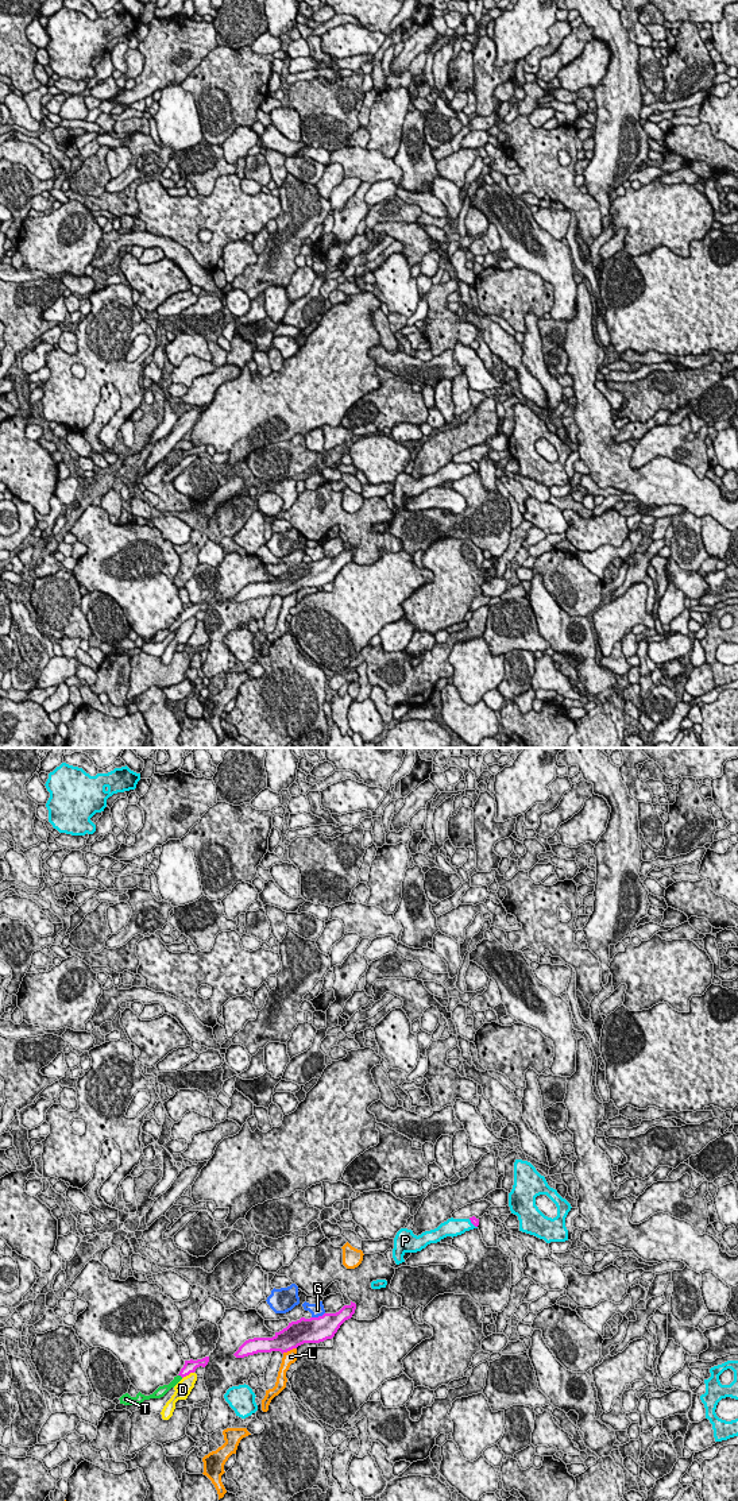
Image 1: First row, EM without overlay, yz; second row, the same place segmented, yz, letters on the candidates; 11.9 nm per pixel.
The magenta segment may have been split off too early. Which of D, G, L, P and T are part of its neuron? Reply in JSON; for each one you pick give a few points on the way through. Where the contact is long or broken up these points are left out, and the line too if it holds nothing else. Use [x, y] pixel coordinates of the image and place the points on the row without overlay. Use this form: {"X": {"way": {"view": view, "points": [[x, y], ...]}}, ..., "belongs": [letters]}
{"T": {"way": {"view": "yz", "points": [[189, 610], [181, 620], [165, 632]]}}, "belongs": ["T"]}

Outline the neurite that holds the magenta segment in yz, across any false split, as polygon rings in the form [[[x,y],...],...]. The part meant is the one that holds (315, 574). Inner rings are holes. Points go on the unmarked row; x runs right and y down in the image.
[[[351,545],[336,557],[324,557],[318,562],[305,563],[289,567],[286,572],[275,576],[273,582],[254,582],[246,584],[233,598],[236,602],[244,602],[258,597],[281,595],[287,597],[304,587],[320,587],[332,583],[340,570],[352,562],[356,548]]]

